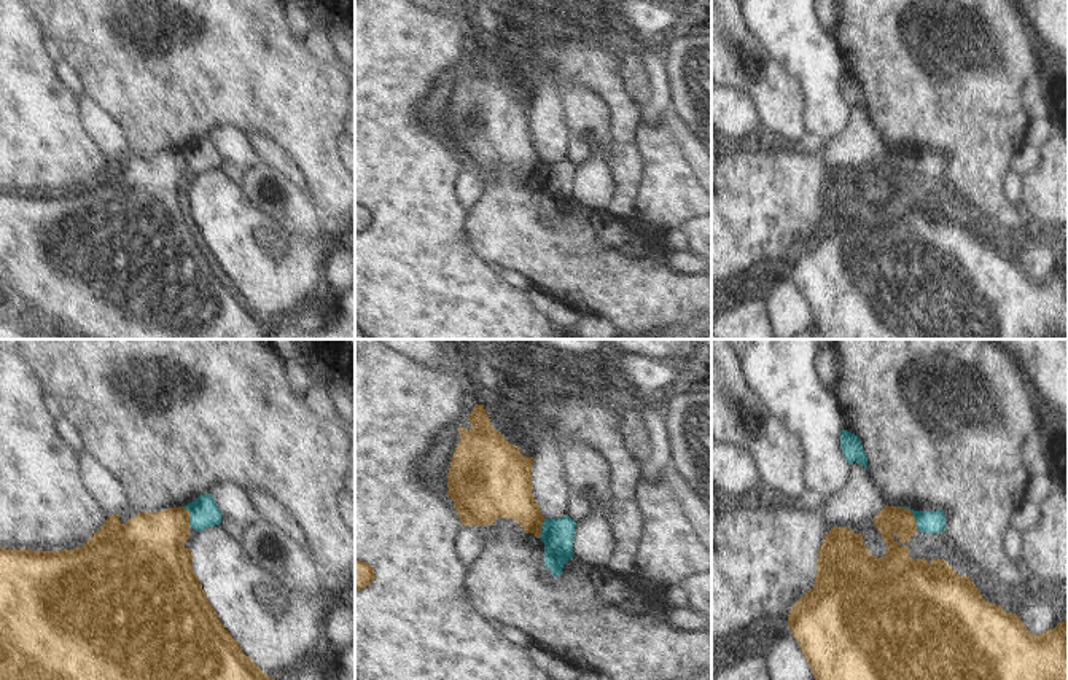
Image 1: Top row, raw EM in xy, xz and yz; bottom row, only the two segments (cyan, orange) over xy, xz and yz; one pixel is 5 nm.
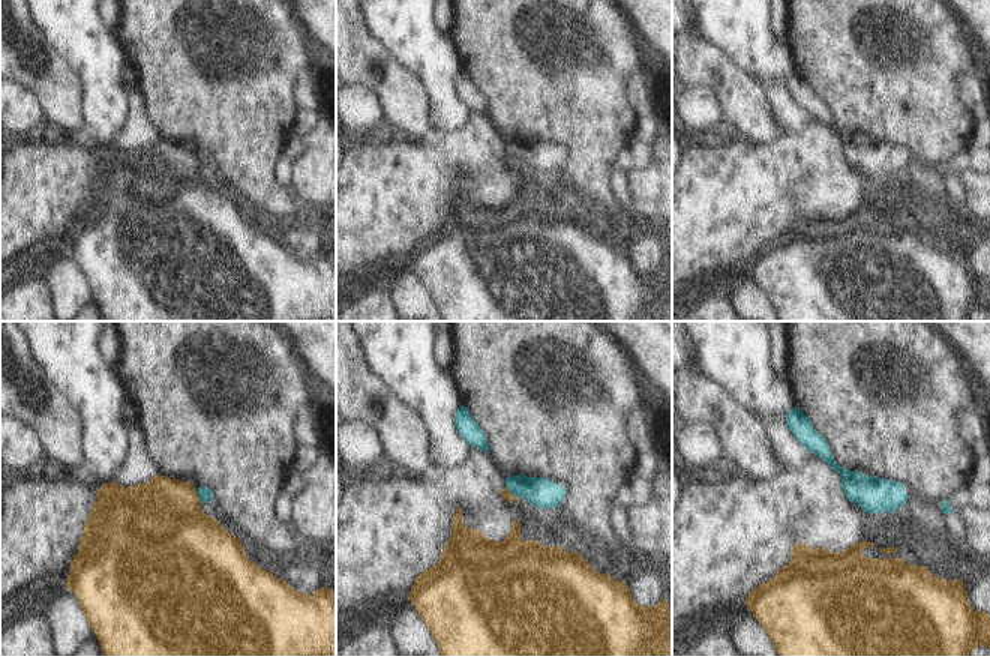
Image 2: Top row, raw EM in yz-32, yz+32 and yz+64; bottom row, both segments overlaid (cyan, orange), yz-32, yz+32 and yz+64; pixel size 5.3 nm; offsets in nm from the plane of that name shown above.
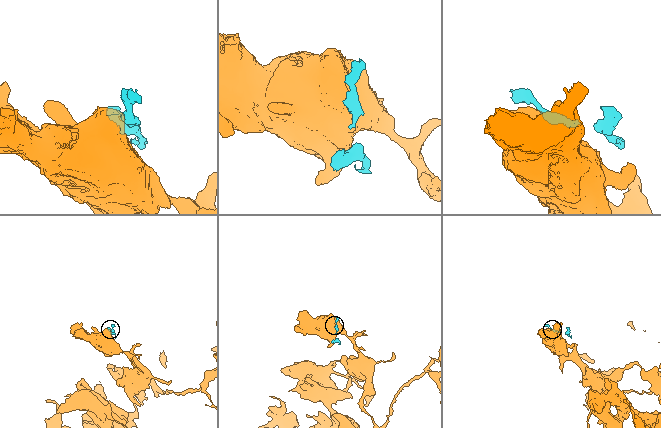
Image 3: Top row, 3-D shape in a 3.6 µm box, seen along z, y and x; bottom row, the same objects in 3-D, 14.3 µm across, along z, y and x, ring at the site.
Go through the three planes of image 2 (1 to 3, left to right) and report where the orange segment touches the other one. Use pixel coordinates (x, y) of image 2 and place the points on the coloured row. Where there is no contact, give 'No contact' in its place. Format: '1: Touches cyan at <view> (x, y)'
1: Touches cyan at yz-32 (198, 496)
2: Touches cyan at yz+32 (515, 496)
3: No contact

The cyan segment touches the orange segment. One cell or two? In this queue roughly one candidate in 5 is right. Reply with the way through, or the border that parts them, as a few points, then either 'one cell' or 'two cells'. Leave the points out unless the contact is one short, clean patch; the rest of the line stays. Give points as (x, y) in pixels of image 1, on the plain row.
along yz (898, 150), (904, 150), (912, 158), (917, 171) | two cells

